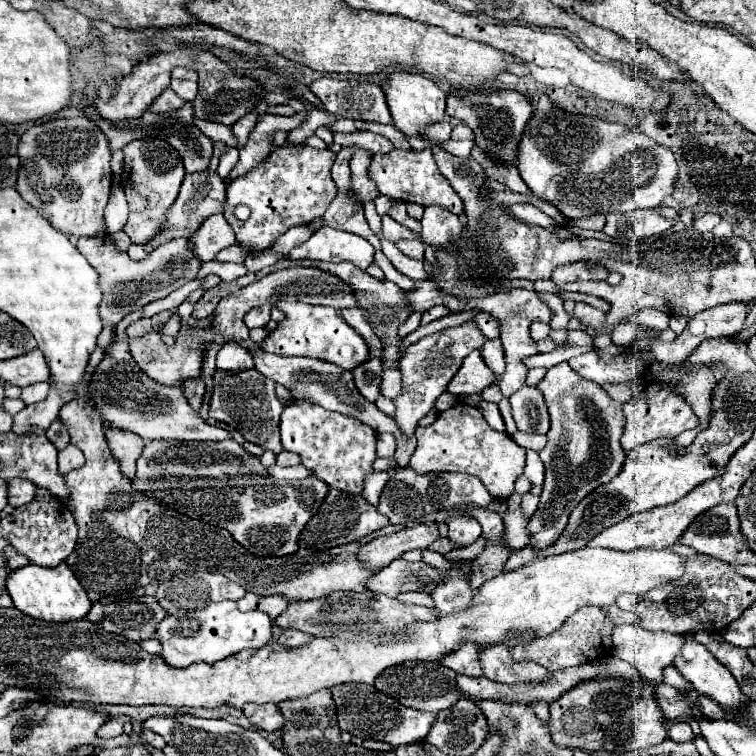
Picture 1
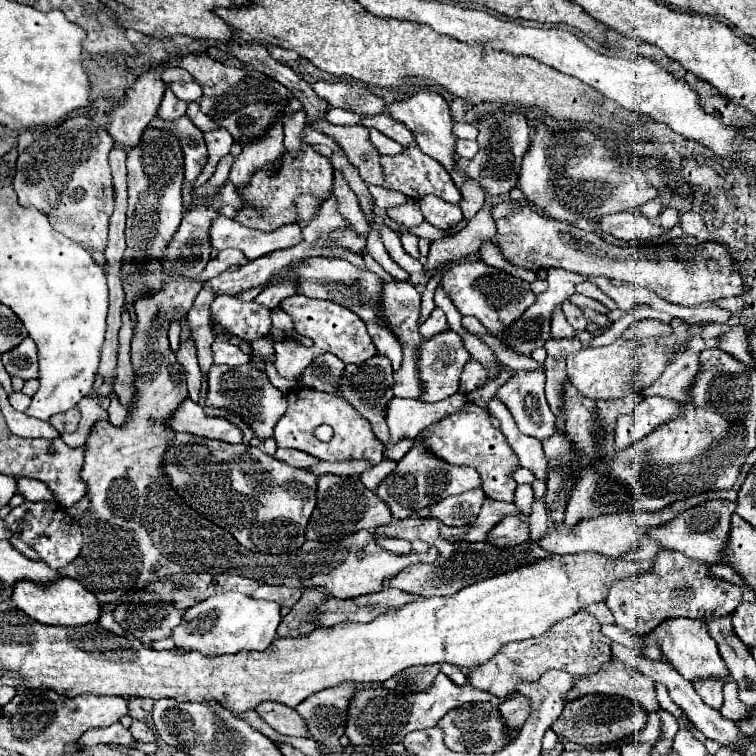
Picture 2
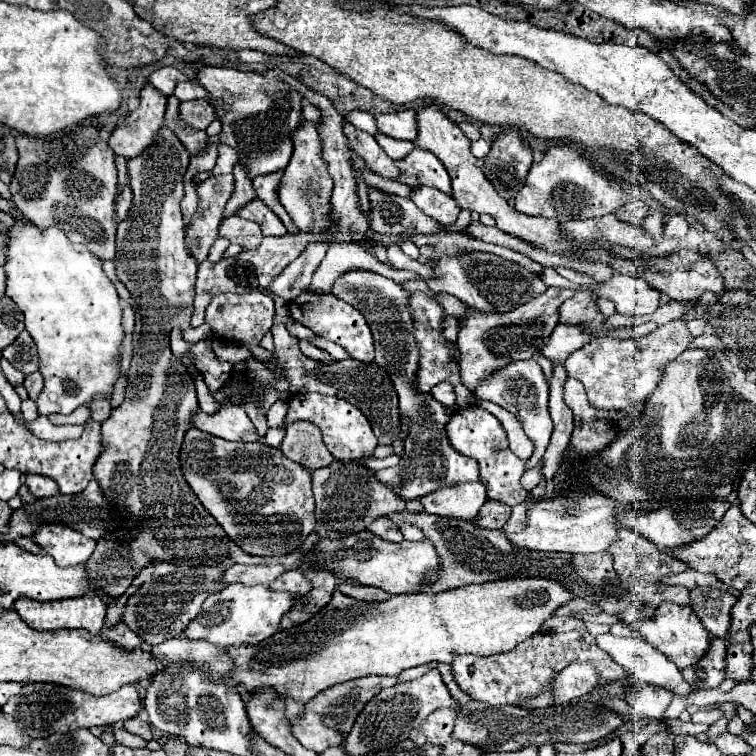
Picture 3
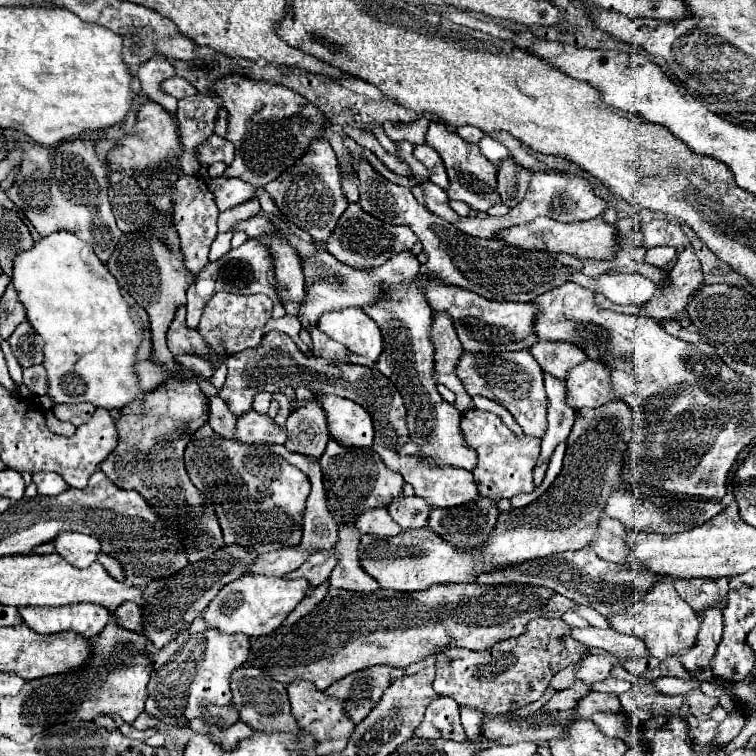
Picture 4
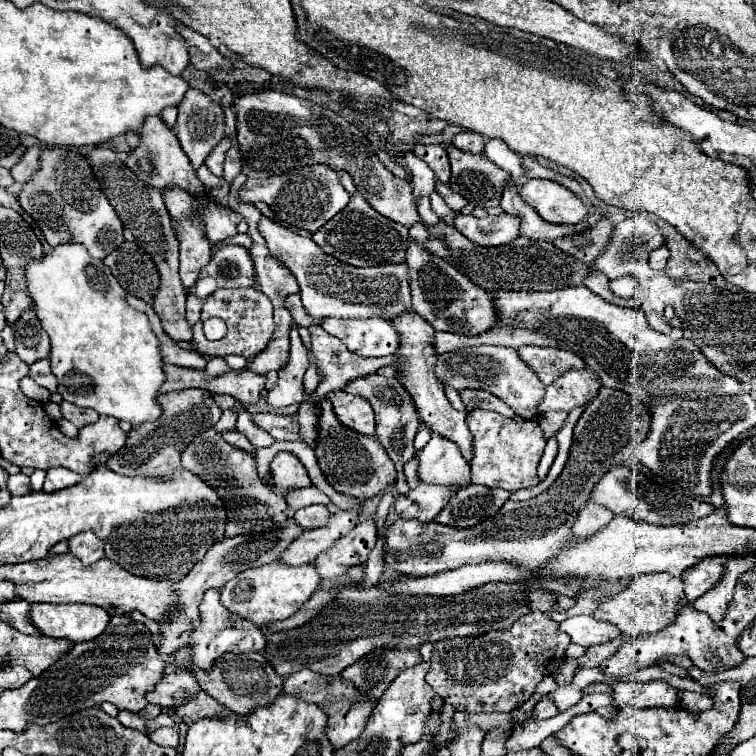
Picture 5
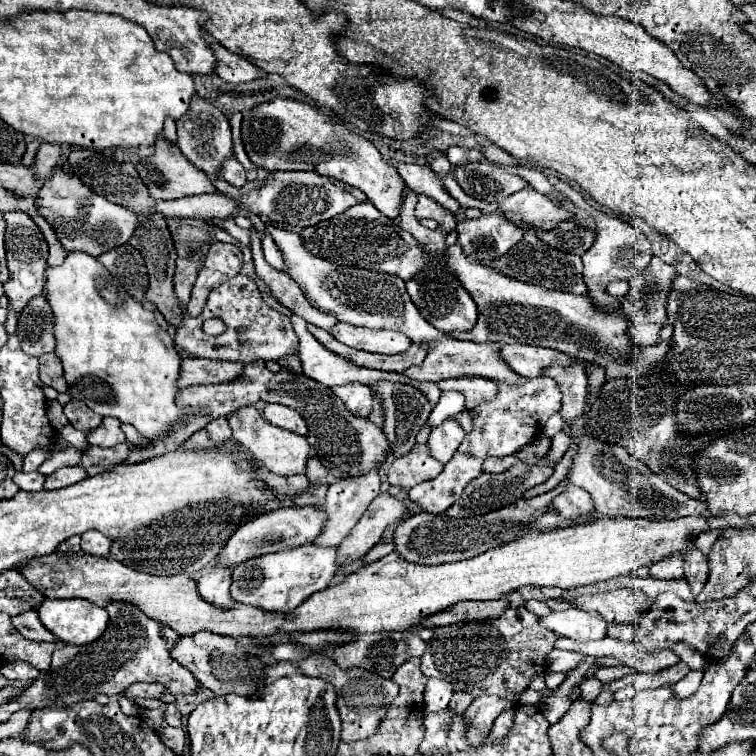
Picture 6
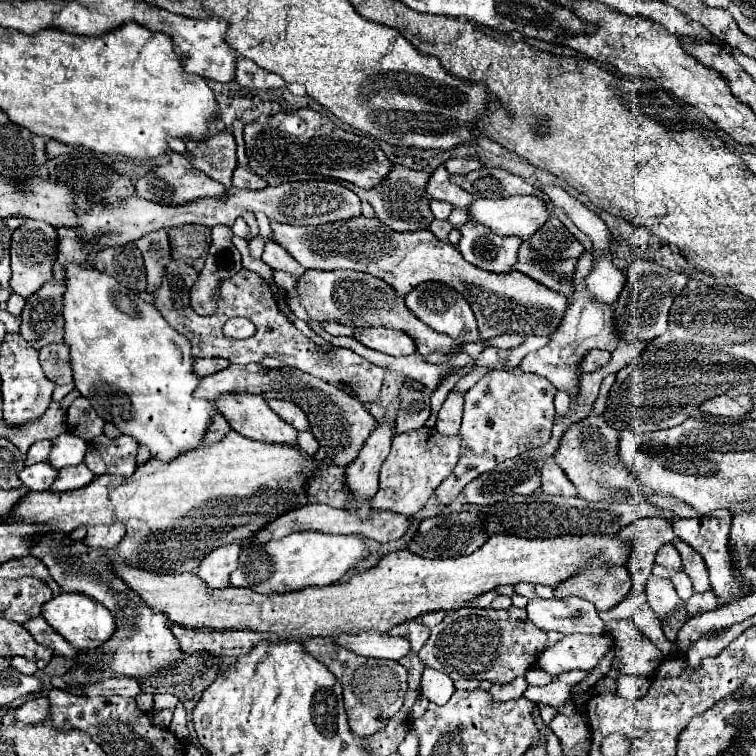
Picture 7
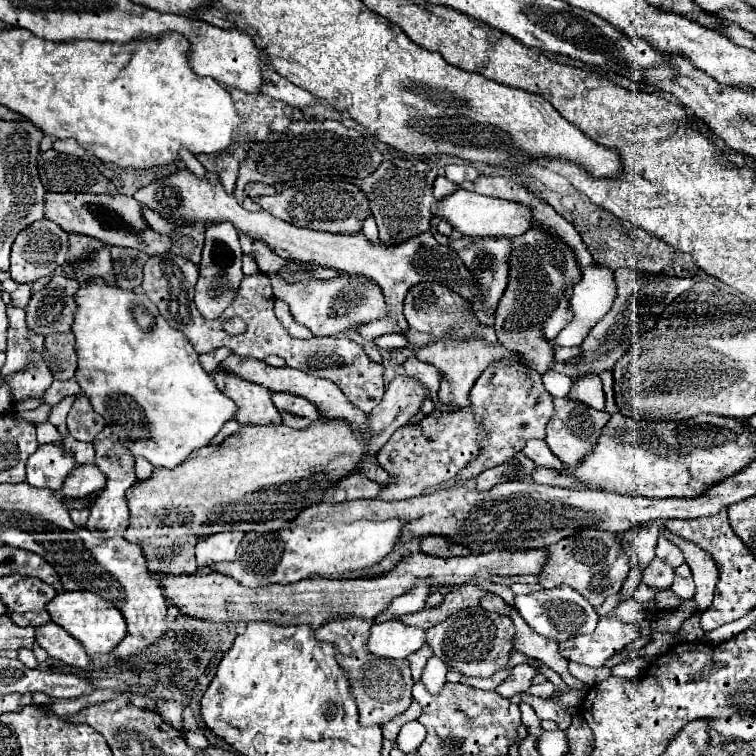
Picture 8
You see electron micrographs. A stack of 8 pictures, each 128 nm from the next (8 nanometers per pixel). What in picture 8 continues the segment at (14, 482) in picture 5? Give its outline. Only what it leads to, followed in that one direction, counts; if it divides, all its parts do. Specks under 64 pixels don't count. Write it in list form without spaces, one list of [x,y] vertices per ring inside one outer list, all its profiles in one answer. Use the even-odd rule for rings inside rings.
[[[42,444],[26,462],[26,482],[36,488],[60,490],[74,466],[76,462],[64,456],[60,444]]]

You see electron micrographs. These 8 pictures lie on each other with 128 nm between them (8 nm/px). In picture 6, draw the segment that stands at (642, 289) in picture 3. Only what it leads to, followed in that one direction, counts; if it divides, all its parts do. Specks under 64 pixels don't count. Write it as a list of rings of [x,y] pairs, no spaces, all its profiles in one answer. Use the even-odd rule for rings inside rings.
[[[626,280],[610,282],[610,284],[606,286],[606,290],[608,290],[608,294],[612,294],[612,296],[616,296],[616,298],[624,298],[624,296],[630,292],[630,282],[626,282]]]

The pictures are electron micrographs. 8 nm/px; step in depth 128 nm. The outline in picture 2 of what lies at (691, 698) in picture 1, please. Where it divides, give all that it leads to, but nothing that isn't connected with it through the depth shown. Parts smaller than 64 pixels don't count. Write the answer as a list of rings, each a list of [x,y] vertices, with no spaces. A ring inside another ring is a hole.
[[[612,658],[608,664],[604,664],[596,674],[580,676],[576,678],[576,684],[566,694],[568,700],[580,698],[584,694],[616,694],[626,696],[642,706],[646,706],[648,712],[662,710],[656,698],[654,680],[644,676],[640,670],[634,670],[632,666],[620,662],[618,658]],[[442,672],[436,676],[434,686],[422,694],[396,694],[394,690],[384,690],[384,688],[358,690],[352,696],[352,702],[348,706],[346,736],[350,738],[352,744],[370,744],[370,746],[384,746],[384,744],[392,744],[392,742],[402,742],[402,738],[408,732],[426,730],[426,728],[436,726],[436,722],[456,706],[462,706],[466,702],[490,702],[494,706],[500,706],[504,700],[506,698],[498,698],[498,696],[488,694],[486,690],[474,688],[470,684],[456,686]]]

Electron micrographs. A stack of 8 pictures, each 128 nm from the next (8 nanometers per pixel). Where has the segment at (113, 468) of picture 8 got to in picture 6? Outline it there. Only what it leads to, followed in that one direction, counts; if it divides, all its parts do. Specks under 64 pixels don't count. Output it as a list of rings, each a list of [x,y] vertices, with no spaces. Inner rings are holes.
[[[128,442],[116,444],[112,448],[92,446],[92,448],[82,452],[80,466],[88,472],[88,476],[94,476],[94,474],[100,474],[104,470],[110,470],[110,468],[122,464],[126,454],[130,454],[130,444]],[[88,530],[82,536],[82,552],[90,554],[90,556],[108,556],[112,540],[96,530]]]

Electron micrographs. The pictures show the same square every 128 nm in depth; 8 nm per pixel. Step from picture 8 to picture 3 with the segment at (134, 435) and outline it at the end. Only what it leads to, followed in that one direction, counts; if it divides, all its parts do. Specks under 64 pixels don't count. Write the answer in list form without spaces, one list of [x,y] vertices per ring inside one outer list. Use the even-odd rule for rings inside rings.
[[[16,220],[8,230],[6,252],[6,296],[16,302],[26,318],[26,330],[38,348],[40,374],[44,376],[44,388],[36,398],[38,414],[70,414],[80,404],[90,402],[96,394],[112,394],[120,370],[120,342],[122,342],[122,308],[114,284],[102,270],[102,260],[94,256],[86,246],[74,244],[68,236],[52,226],[40,230],[32,222]]]

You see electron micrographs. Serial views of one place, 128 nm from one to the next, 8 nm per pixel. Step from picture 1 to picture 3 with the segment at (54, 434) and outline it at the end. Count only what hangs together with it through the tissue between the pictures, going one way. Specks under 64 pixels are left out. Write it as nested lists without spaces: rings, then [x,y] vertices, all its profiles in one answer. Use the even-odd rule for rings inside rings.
[[[78,406],[72,414],[68,416],[60,416],[60,414],[50,414],[48,420],[52,424],[60,424],[60,426],[66,426],[66,424],[86,424],[90,420],[90,410],[88,406]]]

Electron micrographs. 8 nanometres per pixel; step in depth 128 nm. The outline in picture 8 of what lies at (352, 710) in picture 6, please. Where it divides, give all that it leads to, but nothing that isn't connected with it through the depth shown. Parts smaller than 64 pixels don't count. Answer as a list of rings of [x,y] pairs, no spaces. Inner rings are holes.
[[[338,618],[318,628],[314,632],[314,638],[318,642],[330,642],[336,648],[336,662],[340,664],[340,668],[344,668],[350,680],[352,698],[356,698],[360,724],[384,726],[392,718],[400,716],[412,704],[412,676],[406,660],[386,660],[366,652],[364,642],[368,638],[368,630],[370,622],[364,622],[362,618]]]

